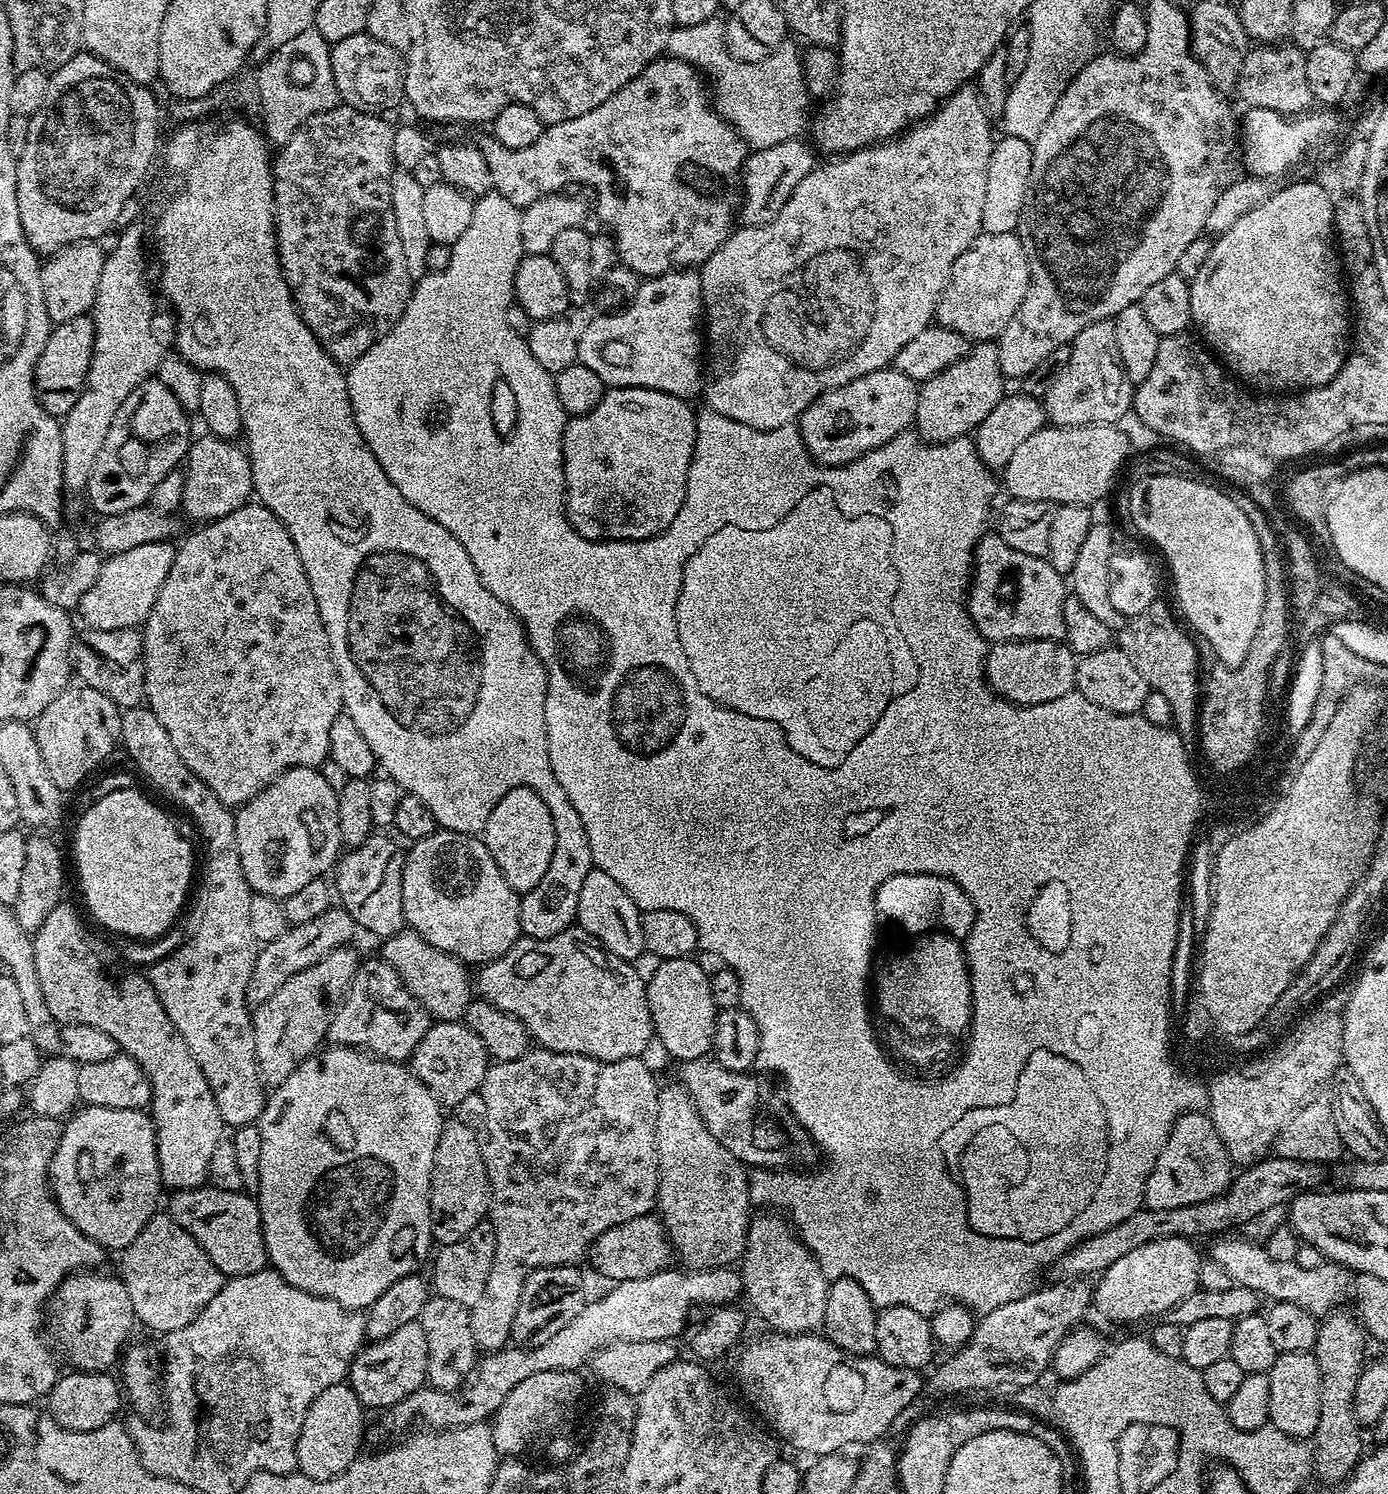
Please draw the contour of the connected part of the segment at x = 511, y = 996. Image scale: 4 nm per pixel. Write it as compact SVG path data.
M573 926L562 930L558 934L554 934L545 940L536 940L533 936L524 936L516 940L514 946L510 946L510 950L506 950L506 954L502 954L502 958L491 960L490 963L483 965L479 969L480 972L476 976L476 988L480 991L479 999L481 1001L493 1004L498 1010L509 1012L514 1018L518 1018L518 1022L522 1022L522 1026L526 1026L529 1037L533 1041L536 1040L544 1048L549 1048L552 1054L578 1054L579 1056L589 1056L595 1060L621 1060L622 1058L634 1058L635 1056L643 1057L644 1051L648 1048L648 1043L653 1043L654 1033L652 1030L652 1015L648 1009L648 989L646 987L645 977L636 973L637 965L635 963L618 958L614 954L605 952L604 947L596 942L596 939L590 934L586 934L586 930L582 930L578 926Z

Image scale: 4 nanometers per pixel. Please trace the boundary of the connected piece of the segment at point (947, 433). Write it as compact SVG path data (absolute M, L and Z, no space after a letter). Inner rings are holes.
M984 342L977 343L963 359L954 362L946 370L934 374L934 378L923 381L919 385L916 398L916 419L914 421L915 431L921 440L929 444L945 444L948 440L956 440L959 436L968 436L980 423L998 406L998 402L1006 395L1004 389L1006 377L1000 371L1000 359L994 350L990 350L989 345Z

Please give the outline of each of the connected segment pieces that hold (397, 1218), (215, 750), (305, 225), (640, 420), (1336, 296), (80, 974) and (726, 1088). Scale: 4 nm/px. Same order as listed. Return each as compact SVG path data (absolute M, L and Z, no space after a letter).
M328 1046L323 1050L317 1051L315 1054L305 1058L302 1063L297 1066L290 1073L282 1083L275 1089L276 1092L267 1097L264 1105L264 1113L260 1115L258 1127L260 1129L260 1137L262 1138L262 1150L260 1151L260 1175L258 1177L258 1189L260 1188L260 1196L258 1195L258 1205L260 1207L260 1230L264 1235L264 1250L268 1255L268 1264L277 1272L283 1280L288 1282L290 1286L296 1286L298 1290L306 1290L315 1296L325 1296L334 1302L338 1302L344 1308L353 1310L367 1310L372 1303L382 1293L393 1286L394 1282L398 1282L400 1278L406 1278L412 1273L419 1273L421 1271L420 1263L424 1259L427 1261L428 1247L433 1247L434 1241L432 1239L432 1223L430 1222L430 1182L432 1181L432 1166L434 1164L434 1154L438 1148L438 1138L440 1137L440 1130L444 1127L445 1117L440 1117L442 1105L431 1090L425 1086L421 1080L417 1078L403 1063L395 1060L386 1060L378 1056L371 1055L363 1050L355 1048L345 1048L343 1046Z
M249 502L222 519L197 528L200 529L193 536L183 537L184 545L176 548L170 574L166 574L166 582L162 582L162 590L158 590L158 598L142 625L144 695L147 707L152 709L158 722L162 722L166 734L170 734L170 742L174 742L178 758L182 758L182 762L186 762L186 766L190 766L190 770L194 770L194 774L198 774L198 778L202 778L202 782L206 782L206 786L214 790L214 794L223 804L239 806L252 800L262 788L271 784L289 768L319 769L320 763L329 759L330 726L334 726L334 718L342 715L344 699L338 670L330 650L328 631L324 629L324 623L318 614L314 590L310 590L302 558L298 558L298 550L283 522L263 504Z
M337 106L322 114L314 114L314 118L306 121L294 134L294 138L290 138L290 142L283 144L279 149L280 157L275 157L272 166L272 210L276 214L276 249L280 255L280 269L284 271L284 277L292 291L292 301L295 302L306 326L341 366L355 364L358 358L362 358L362 354L366 354L366 350L370 350L370 346L378 343L394 327L398 318L402 318L414 287L413 277L406 270L406 258L402 254L398 226L394 222L394 206L390 200L390 182L394 171L394 128L380 116L383 115L373 114L356 106Z
M609 387L604 393L602 402L594 406L581 416L573 416L564 425L564 441L562 442L562 454L564 455L564 513L568 515L570 526L582 538L587 540L648 540L657 536L659 532L665 532L672 525L678 510L682 510L682 502L686 498L686 478L690 470L690 462L696 445L696 417L692 412L691 403L688 400L679 400L677 396L671 396L658 390L649 388L614 388Z
M1300 180L1297 184L1286 185L1281 192L1273 191L1267 200L1262 201L1249 213L1242 214L1232 225L1216 236L1216 245L1209 250L1204 265L1197 270L1196 277L1191 277L1190 310L1192 311L1192 324L1194 328L1197 328L1195 331L1202 337L1203 343L1210 346L1211 351L1217 357L1222 358L1223 363L1237 377L1245 376L1248 380L1257 380L1262 387L1268 388L1264 390L1319 388L1322 384L1329 384L1338 374L1340 367L1344 365L1346 337L1350 332L1350 297L1346 291L1345 277L1342 275L1342 261L1338 255L1337 245L1334 243L1333 207L1333 197L1328 197L1327 190L1312 180Z
M47 914L41 928L32 936L34 967L36 970L40 968L37 984L44 984L44 988L48 988L48 1000L52 1000L50 1012L61 1025L89 1024L97 1027L110 1038L114 1038L123 1055L138 1062L150 1089L150 1115L152 1127L156 1129L156 1153L163 1187L168 1190L199 1188L208 1178L210 1153L214 1151L214 1146L218 1146L226 1131L225 1122L218 1110L218 1102L214 1102L214 1094L208 1088L198 1062L194 1062L186 1042L170 1022L147 975L132 970L129 976L120 976L117 980L107 976L104 973L102 959L99 956L92 956L92 952L84 948L84 940L80 940L80 936L68 936L68 940L64 940L64 932L72 932L72 928L76 928L76 920L72 920L72 916Z
M711 1055L685 1060L677 1068L680 1069L677 1070L675 1079L692 1099L702 1122L706 1122L706 1130L710 1130L710 1134L714 1134L714 1138L718 1138L718 1142L722 1142L722 1146L726 1146L726 1150L730 1150L730 1154L734 1154L734 1158L738 1158L741 1164L753 1164L751 1167L756 1170L804 1170L815 1165L816 1159L821 1159L822 1153L812 1141L812 1135L801 1126L798 1118L794 1118L788 1109L787 1099L778 1091L777 1085L775 1088L770 1081L763 1080L768 1078L726 1070L726 1066L722 1066Z

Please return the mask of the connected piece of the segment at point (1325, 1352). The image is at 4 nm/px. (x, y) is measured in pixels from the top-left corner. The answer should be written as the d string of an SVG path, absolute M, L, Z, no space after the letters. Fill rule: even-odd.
M1344 1310L1333 1311L1331 1315L1323 1317L1319 1321L1314 1347L1314 1355L1320 1371L1320 1417L1314 1437L1314 1468L1317 1473L1321 1472L1324 1476L1341 1475L1340 1477L1343 1477L1353 1466L1359 1464L1362 1459L1362 1451L1360 1452L1362 1428L1356 1422L1352 1403L1354 1402L1354 1390L1358 1386L1358 1378L1363 1374L1366 1363L1364 1347L1370 1344L1369 1337L1366 1335L1364 1325L1361 1324L1360 1320L1355 1315L1347 1316L1342 1311Z

